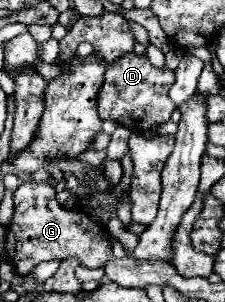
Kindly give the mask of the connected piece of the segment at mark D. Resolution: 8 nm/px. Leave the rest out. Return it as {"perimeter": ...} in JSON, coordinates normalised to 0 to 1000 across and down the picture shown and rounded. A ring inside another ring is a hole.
{"perimeter":[[[560,175],[524,189],[471,235],[462,275],[436,301],[436,381],[453,401],[489,394],[516,414],[542,414],[578,427],[587,440],[649,440],[684,434],[711,414],[756,401],[764,368],[782,361],[782,341],[747,321],[747,301],[773,268],[773,235],[747,222],[684,222],[649,182]]]}

